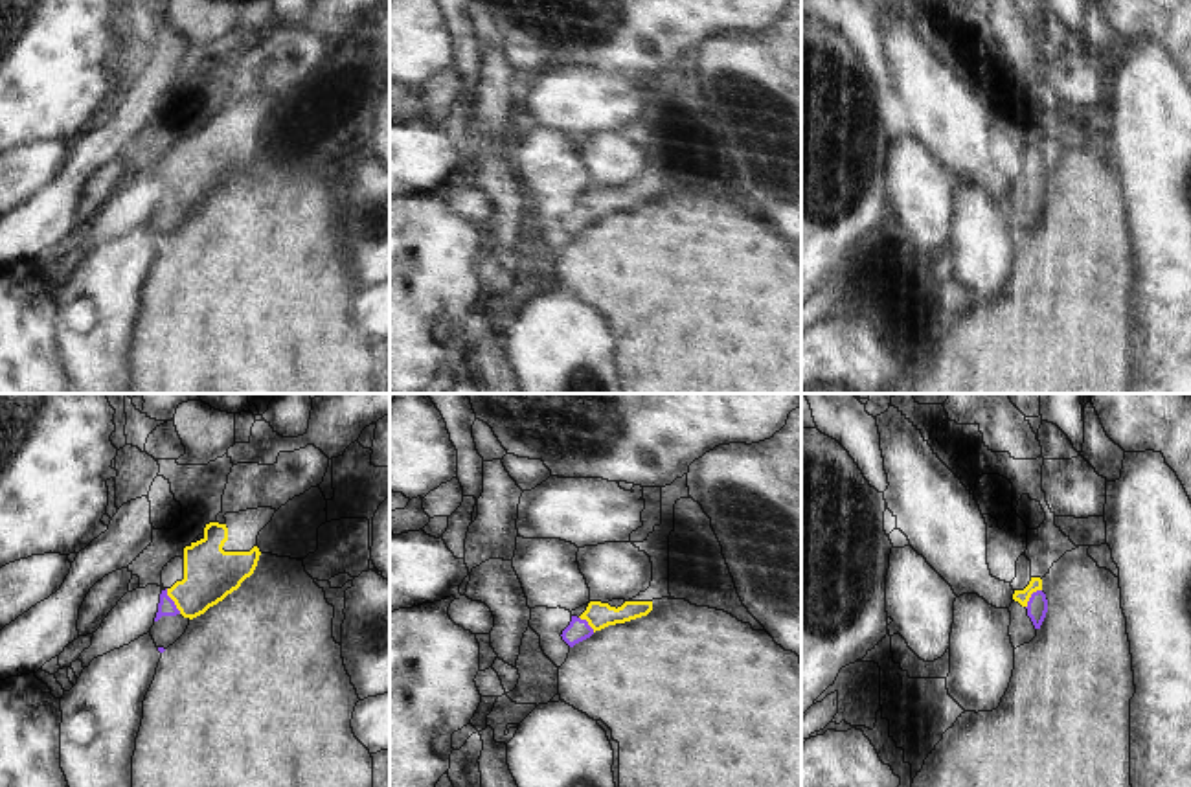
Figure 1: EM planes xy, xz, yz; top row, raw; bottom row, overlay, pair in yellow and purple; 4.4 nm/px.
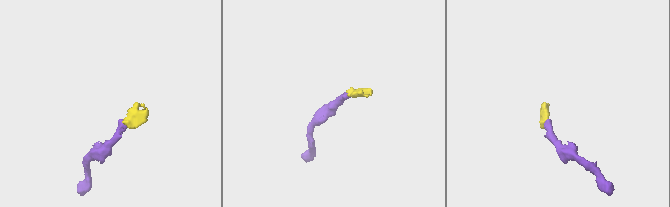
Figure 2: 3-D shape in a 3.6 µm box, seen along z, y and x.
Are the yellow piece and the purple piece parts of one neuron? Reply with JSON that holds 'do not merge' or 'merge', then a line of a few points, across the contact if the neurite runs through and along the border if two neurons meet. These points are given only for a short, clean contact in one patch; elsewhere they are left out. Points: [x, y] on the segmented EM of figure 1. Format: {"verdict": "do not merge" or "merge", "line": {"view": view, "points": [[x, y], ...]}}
{"verdict": "merge", "line": {"view": "xy", "points": [[210, 574], [186, 598], [173, 600], [166, 607]]}}

